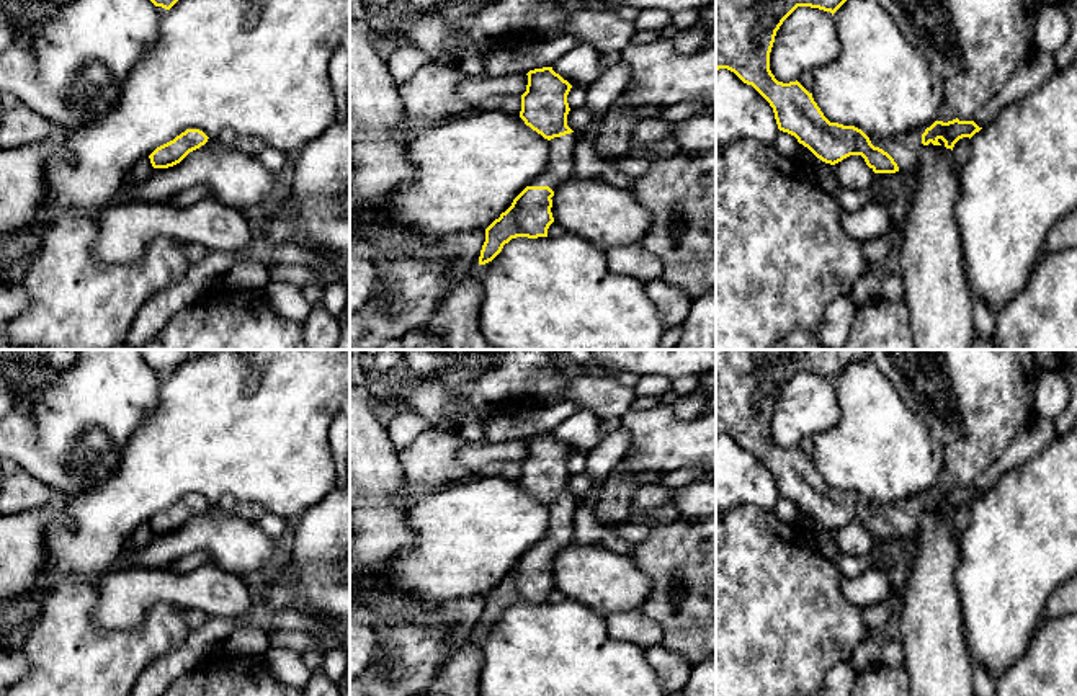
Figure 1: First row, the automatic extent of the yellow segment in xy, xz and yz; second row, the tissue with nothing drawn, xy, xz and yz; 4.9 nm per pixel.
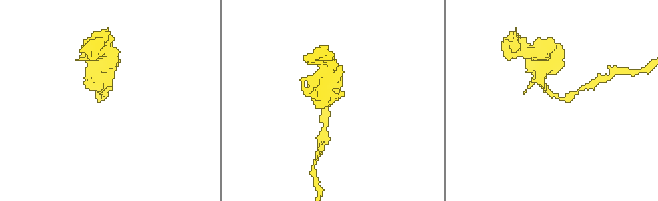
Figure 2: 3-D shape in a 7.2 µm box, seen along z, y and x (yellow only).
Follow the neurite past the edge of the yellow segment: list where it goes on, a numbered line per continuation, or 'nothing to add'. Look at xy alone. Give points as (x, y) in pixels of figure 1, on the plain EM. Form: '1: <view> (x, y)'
nothing to add

